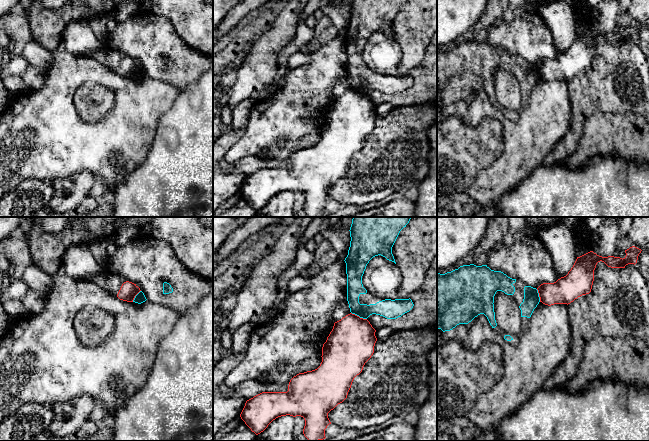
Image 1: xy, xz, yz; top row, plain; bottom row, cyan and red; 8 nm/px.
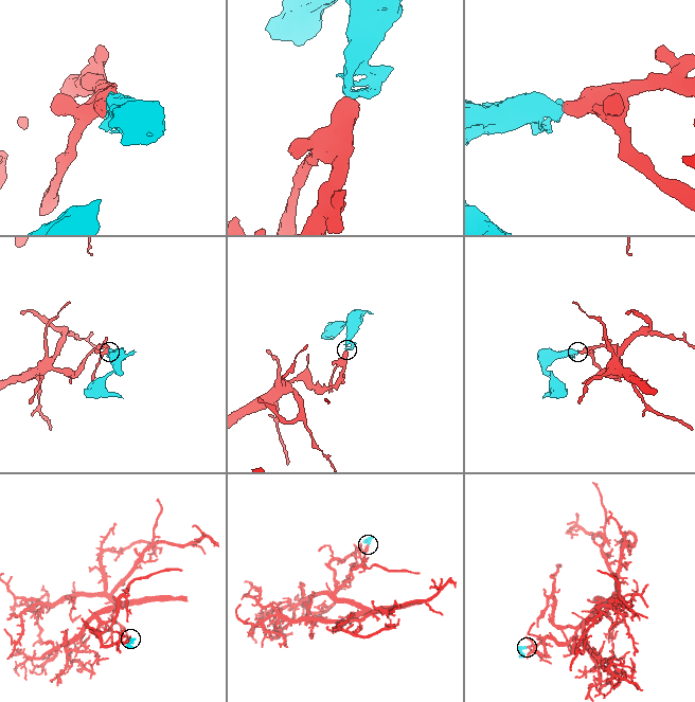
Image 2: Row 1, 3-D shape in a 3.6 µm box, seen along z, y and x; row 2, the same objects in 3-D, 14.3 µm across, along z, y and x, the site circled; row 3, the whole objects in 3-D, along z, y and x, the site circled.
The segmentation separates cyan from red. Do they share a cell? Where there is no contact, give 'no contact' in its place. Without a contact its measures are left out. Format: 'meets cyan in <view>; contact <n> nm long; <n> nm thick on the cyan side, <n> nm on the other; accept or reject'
meets cyan in xz; contact 140 nm long; 150 nm thick on the cyan side, 380 nm on the other; reject

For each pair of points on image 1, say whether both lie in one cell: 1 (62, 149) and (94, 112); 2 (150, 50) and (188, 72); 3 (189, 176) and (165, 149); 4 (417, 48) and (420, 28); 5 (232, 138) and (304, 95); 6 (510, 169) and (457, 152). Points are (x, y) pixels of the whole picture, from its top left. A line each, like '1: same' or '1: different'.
1: different
2: same
3: same
4: same
5: different
6: different

